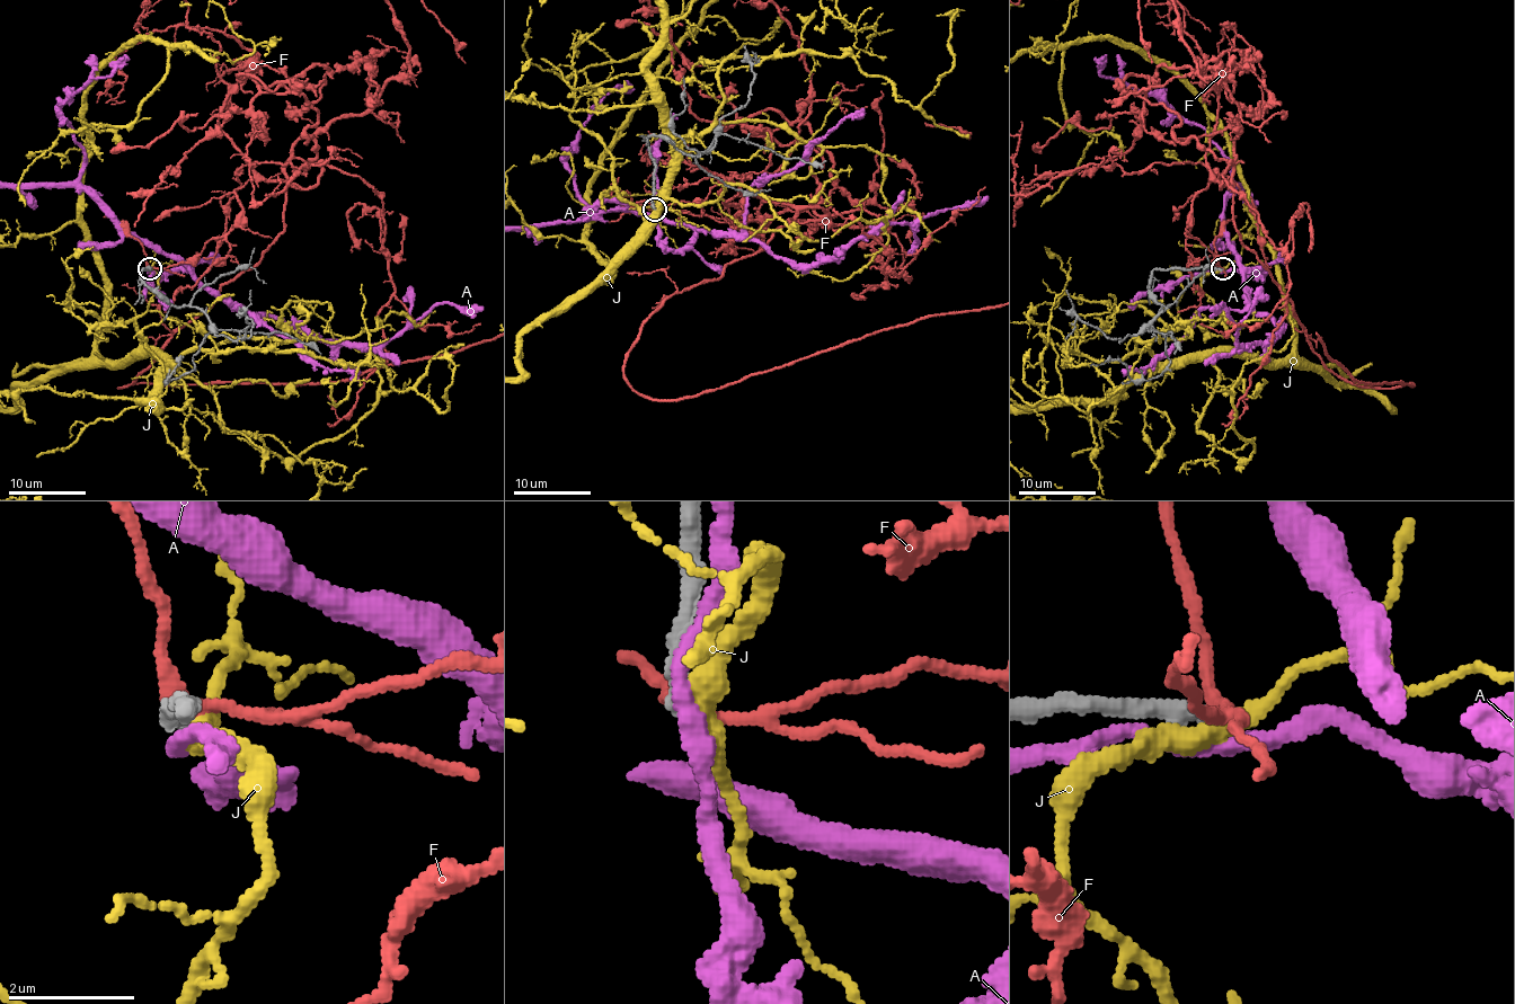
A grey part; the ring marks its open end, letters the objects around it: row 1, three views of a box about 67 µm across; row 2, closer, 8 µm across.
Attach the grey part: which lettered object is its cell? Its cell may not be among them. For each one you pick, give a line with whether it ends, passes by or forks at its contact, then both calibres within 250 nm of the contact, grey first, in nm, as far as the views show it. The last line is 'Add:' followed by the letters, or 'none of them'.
Add: none of them

